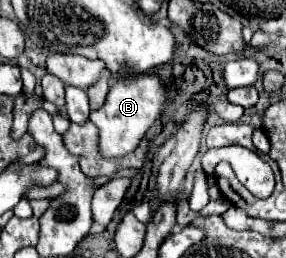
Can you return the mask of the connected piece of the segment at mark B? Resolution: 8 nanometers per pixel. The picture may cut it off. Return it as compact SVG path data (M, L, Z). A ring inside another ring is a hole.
M144 73L138 77L128 77L128 79L118 81L110 89L106 103L98 111L90 113L90 121L100 131L100 139L98 139L100 155L104 155L104 159L118 159L118 157L132 153L138 147L144 133L148 131L148 127L160 117L164 103L168 103L168 101L170 101L170 97L168 97L162 81L154 73L150 73L150 75Z

